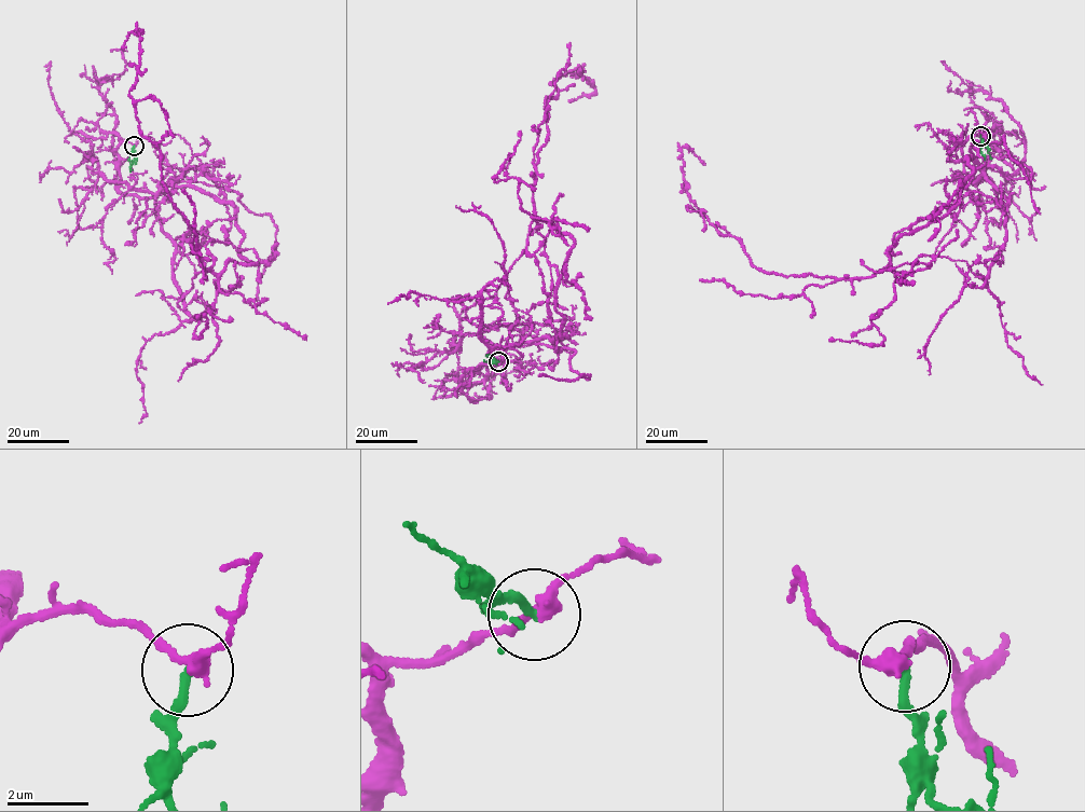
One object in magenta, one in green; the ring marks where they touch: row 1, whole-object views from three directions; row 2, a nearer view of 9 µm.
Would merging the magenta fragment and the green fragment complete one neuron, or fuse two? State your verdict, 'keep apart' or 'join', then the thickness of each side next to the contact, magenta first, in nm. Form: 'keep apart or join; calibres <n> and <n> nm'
keep apart; calibres 280 and 220 nm

